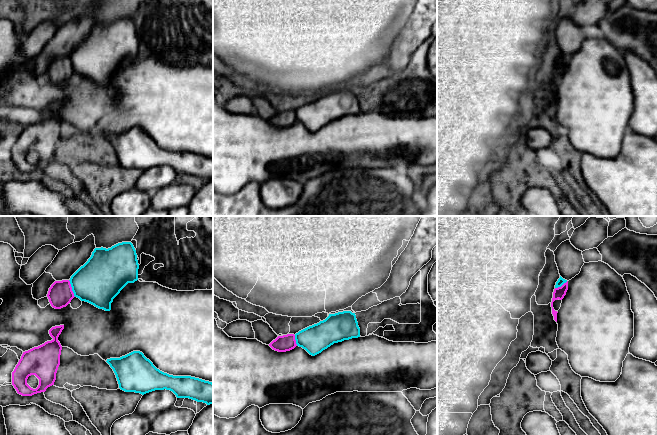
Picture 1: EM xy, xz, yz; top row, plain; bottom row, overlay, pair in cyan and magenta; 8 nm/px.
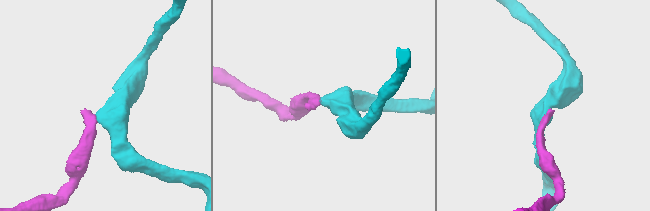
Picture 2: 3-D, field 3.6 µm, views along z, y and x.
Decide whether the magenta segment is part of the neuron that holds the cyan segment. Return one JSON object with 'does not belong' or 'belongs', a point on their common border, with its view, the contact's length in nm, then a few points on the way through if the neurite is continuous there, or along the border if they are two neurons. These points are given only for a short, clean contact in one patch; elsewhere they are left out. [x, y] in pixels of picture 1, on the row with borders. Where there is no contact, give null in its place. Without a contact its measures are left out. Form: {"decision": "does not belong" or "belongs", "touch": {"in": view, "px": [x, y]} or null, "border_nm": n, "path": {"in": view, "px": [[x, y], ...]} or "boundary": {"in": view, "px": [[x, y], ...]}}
{"decision": "does not belong", "touch": {"in": "xy", "px": [72, 288]}, "border_nm": 150, "boundary": {"in": "xy", "px": [[68, 280], [75, 296]]}}

